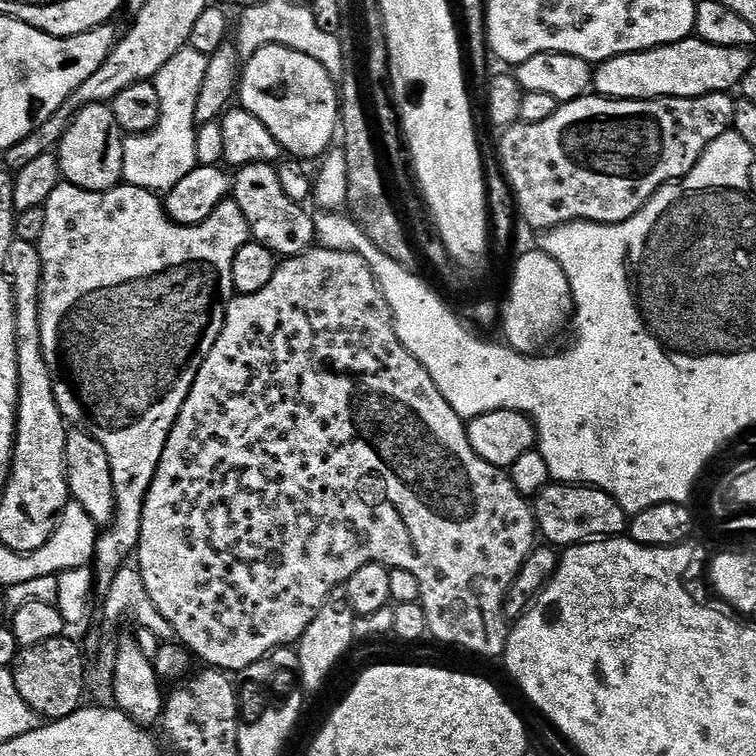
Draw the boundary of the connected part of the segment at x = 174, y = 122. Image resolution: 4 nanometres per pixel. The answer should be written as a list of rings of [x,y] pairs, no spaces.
[[[191,46],[178,50],[154,81],[158,90],[160,117],[149,132],[125,135],[123,183],[133,184],[157,194],[167,194],[190,170],[197,168],[196,136],[198,125],[195,116],[188,116],[188,104],[194,100],[194,92],[188,90],[188,58],[194,60],[200,53]]]

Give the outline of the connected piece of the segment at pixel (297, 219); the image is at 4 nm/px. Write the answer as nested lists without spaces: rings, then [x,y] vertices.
[[[247,164],[235,169],[234,179],[230,184],[230,196],[246,218],[251,239],[275,252],[277,257],[287,258],[309,252],[317,243],[313,213],[308,213],[304,204],[296,204],[286,198],[273,165]]]

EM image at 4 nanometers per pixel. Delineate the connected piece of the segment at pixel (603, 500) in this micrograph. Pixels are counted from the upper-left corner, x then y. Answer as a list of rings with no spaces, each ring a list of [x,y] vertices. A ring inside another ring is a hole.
[[[550,482],[536,493],[534,497],[534,515],[536,526],[541,537],[544,536],[549,545],[563,550],[574,544],[583,544],[590,540],[601,538],[620,538],[629,531],[629,513],[622,510],[622,506],[613,496],[606,494],[600,488],[590,488],[586,484],[561,484]]]

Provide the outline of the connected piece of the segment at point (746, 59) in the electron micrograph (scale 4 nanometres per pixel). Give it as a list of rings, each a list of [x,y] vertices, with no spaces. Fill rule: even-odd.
[[[689,38],[682,42],[674,42],[673,44],[663,44],[657,48],[650,50],[642,50],[641,52],[627,52],[621,56],[615,56],[604,61],[594,72],[594,92],[598,96],[608,96],[611,100],[661,100],[664,96],[670,98],[698,98],[699,96],[709,96],[715,92],[731,93],[741,82],[742,78],[746,78],[746,74],[750,70],[750,66],[754,62],[754,54],[752,48],[739,48],[738,46],[714,46],[710,42],[699,38]]]

